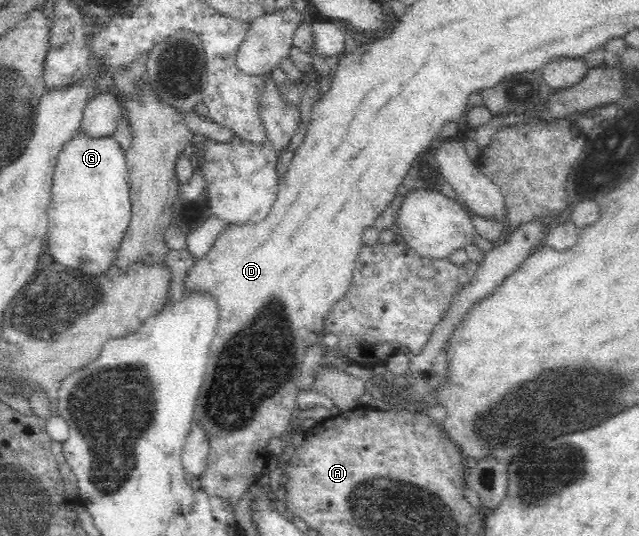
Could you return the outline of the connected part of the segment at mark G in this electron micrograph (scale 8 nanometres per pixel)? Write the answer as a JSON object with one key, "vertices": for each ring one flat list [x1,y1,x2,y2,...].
{"vertices":[[83,127,60,144,53,170,46,238,53,260,82,273,100,273,109,268,109,259,112,259,130,220,129,172,125,154,122,143,112,134,91,134]]}

